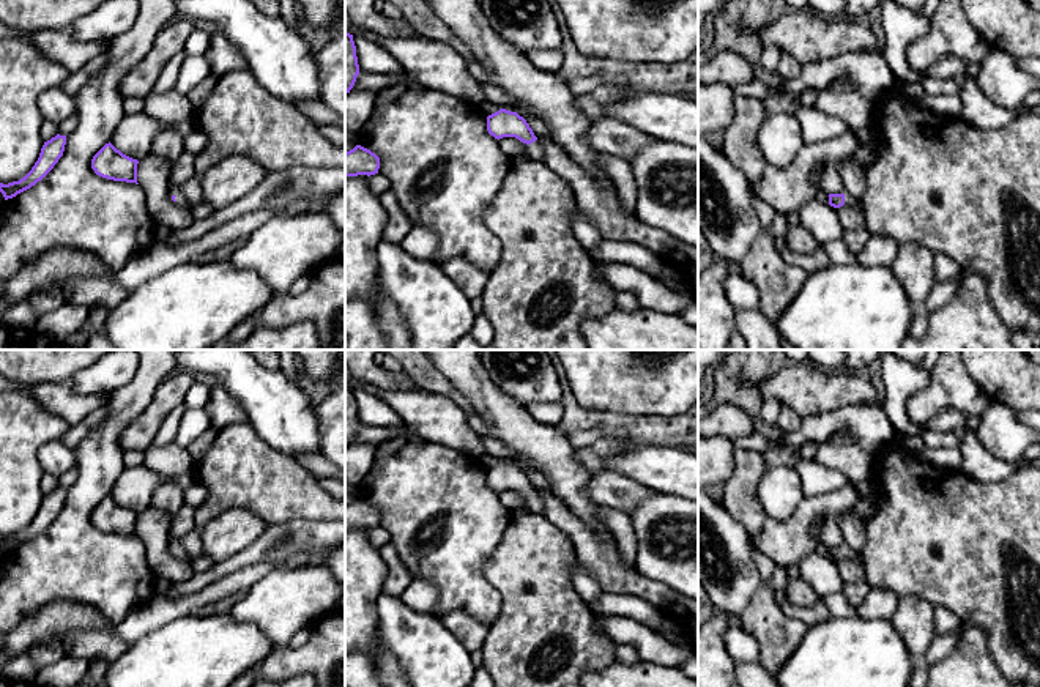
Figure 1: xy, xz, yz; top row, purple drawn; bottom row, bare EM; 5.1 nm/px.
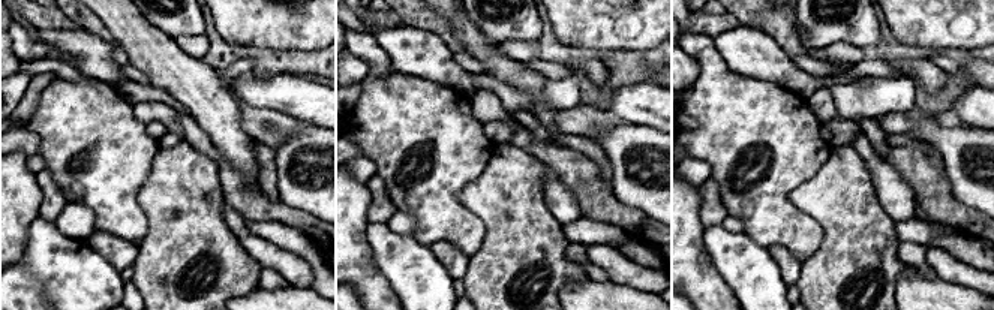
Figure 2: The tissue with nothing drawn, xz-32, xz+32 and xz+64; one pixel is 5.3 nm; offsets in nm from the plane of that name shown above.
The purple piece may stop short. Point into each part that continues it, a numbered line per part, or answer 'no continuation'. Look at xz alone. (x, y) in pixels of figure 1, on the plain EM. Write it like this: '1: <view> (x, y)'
1: xz (534, 503)

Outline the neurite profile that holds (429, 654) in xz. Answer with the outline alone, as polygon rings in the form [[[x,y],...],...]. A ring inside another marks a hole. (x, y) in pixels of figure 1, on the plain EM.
[[[381,594],[377,600],[377,643],[391,654],[403,671],[410,687],[470,687],[476,668],[471,652],[462,641],[429,611],[419,611],[403,603],[400,596]]]

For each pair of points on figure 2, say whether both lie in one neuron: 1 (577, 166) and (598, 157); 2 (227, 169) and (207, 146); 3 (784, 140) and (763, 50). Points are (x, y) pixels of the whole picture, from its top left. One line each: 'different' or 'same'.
1: different
2: same
3: different

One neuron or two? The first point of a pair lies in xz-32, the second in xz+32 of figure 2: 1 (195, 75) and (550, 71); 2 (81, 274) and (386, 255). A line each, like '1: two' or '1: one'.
1: two
2: one

